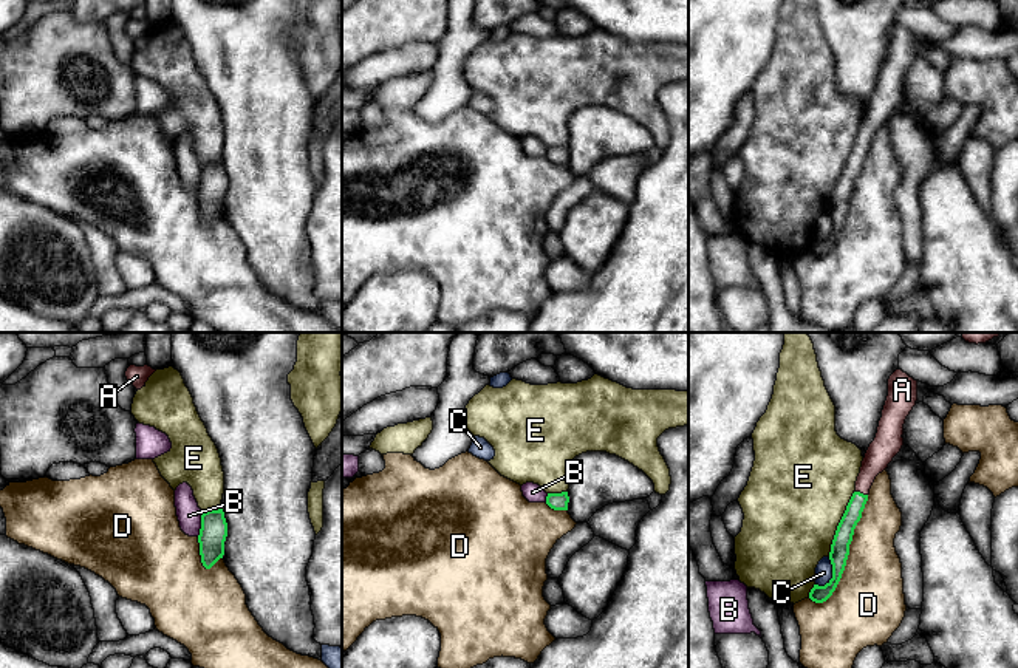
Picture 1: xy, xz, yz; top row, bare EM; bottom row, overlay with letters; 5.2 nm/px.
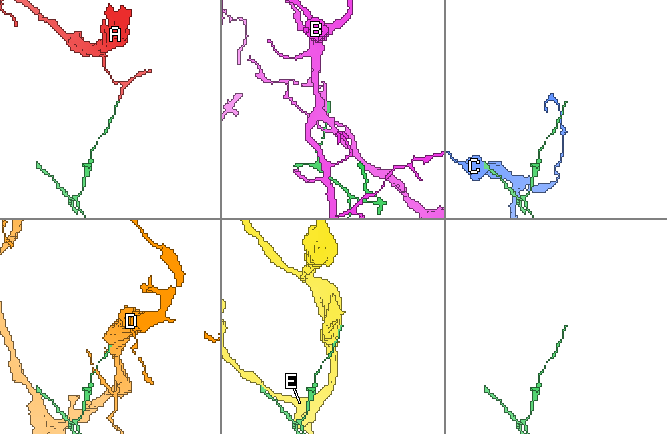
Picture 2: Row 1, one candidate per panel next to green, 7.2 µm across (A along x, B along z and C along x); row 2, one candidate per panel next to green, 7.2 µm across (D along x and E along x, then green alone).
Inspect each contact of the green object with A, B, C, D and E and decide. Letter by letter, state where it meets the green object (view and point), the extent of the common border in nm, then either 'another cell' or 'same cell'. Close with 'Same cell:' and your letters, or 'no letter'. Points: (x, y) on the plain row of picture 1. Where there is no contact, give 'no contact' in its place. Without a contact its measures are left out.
A: yz (859, 146) | 80 nm | same cell
B: xy (201, 178) | 130 nm | another cell
C: yz (833, 228) | 170 nm | another cell
D: yz (848, 207) | 650 nm | another cell
E: yz (839, 178) | 360 nm | another cell
Same cell: A

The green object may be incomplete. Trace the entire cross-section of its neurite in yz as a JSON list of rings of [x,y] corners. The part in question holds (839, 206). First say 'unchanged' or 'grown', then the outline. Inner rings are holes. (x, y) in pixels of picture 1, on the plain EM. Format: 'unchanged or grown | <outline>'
grown | [[[896,23],[888,32],[888,49],[882,63],[877,87],[869,97],[862,114],[860,127],[856,135],[856,144],[846,159],[846,164],[837,179],[829,213],[832,218],[832,232],[825,238],[814,241],[809,252],[815,257],[826,255],[835,244],[849,209],[854,182],[862,172],[868,155],[869,142],[879,127],[882,127],[904,99],[904,77],[917,54],[917,34],[902,23]]]

